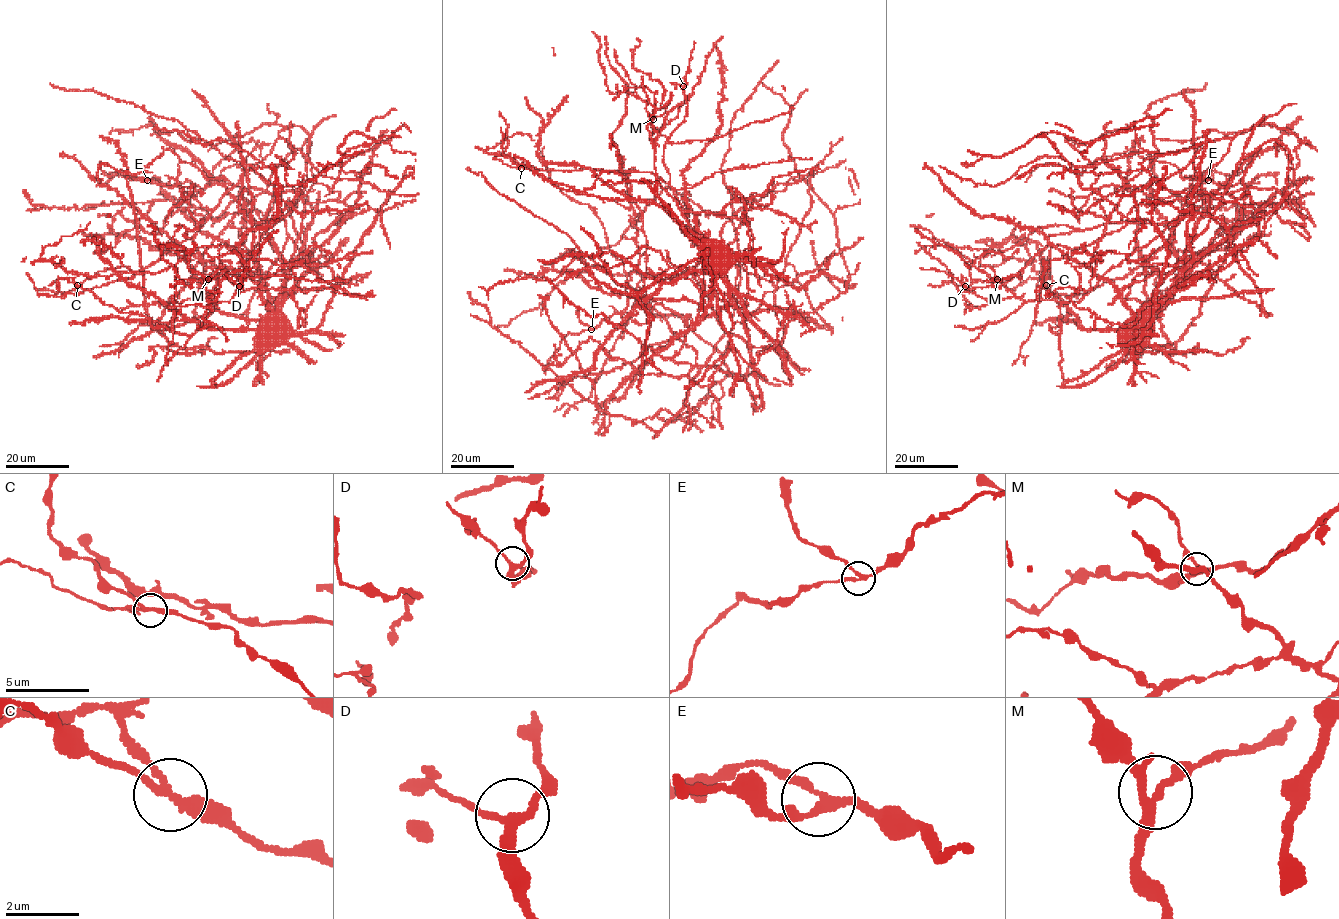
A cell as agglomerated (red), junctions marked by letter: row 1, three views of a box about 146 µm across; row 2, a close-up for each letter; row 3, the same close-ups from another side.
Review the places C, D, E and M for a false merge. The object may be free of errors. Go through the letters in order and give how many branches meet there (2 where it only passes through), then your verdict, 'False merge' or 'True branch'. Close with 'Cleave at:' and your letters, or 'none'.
C: Branches: 3. False merge
D: Branches: 3. True branch
E: Branches: 3. True branch
M: Branches: 3. True branch
Cleave at: C

